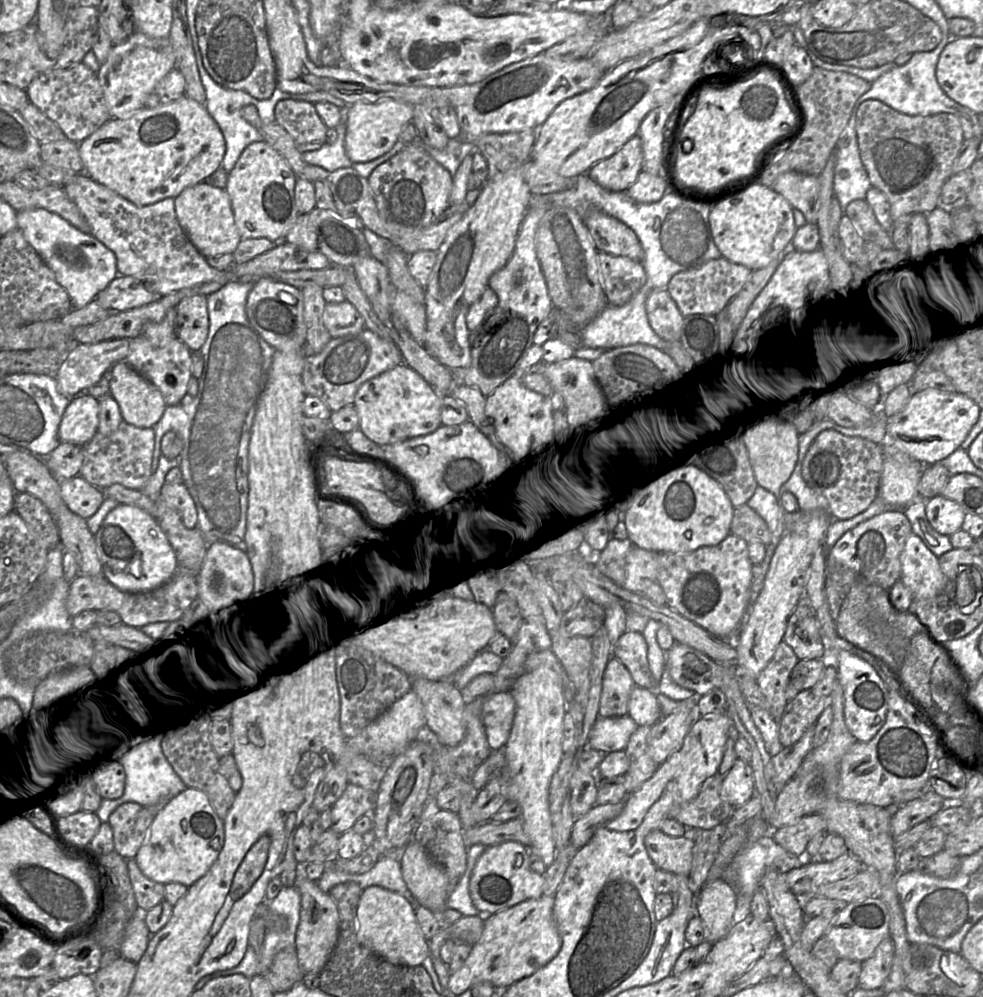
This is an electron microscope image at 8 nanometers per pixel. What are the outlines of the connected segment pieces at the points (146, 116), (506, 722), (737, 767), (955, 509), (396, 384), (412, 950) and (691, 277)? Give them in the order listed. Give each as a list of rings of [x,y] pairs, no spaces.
[[[184,95],[169,104],[141,111],[127,118],[113,118],[79,145],[84,173],[136,206],[143,207],[166,198],[175,199],[186,188],[208,181],[219,168],[226,152],[223,134],[206,109]]]
[[[510,692],[490,693],[485,696],[481,717],[492,751],[505,747],[515,713],[516,702]]]
[[[738,758],[723,777],[721,796],[737,808],[746,804],[754,794],[755,781],[751,764]]]
[[[939,494],[926,501],[925,514],[939,534],[949,537],[961,529],[966,512],[957,502]]]
[[[401,363],[362,383],[358,388],[353,406],[359,416],[358,428],[380,446],[432,433],[441,423],[441,394],[415,370]]]
[[[376,885],[362,892],[357,910],[357,940],[393,964],[419,966],[430,956],[429,942],[420,929],[412,904],[405,897]]]
[[[721,257],[676,273],[666,289],[684,317],[693,314],[716,316],[740,292],[751,273],[747,267]]]

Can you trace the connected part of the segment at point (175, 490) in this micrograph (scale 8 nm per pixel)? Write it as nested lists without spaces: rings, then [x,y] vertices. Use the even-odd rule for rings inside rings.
[[[183,482],[164,483],[160,490],[161,498],[181,515],[184,526],[192,529],[197,526],[197,510],[189,491]]]

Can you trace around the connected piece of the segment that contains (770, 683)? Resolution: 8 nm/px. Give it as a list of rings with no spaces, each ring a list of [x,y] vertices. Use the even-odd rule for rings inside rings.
[[[782,641],[770,662],[756,677],[757,685],[769,704],[768,712],[775,720],[781,719],[787,706],[786,687],[798,661],[793,649]]]

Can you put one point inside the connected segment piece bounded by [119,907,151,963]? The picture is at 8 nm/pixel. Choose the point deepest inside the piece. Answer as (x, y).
(137, 935)

